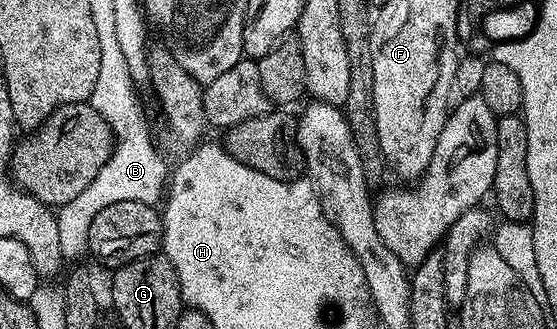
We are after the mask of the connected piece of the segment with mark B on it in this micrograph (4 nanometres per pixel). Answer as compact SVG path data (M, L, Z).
M100 36L101 69L97 74L97 83L88 98L91 107L106 120L112 131L114 146L109 160L102 165L101 171L93 178L88 188L75 196L69 204L58 209L57 230L61 236L61 252L64 259L79 258L88 253L89 227L94 216L104 208L117 203L149 203L156 205L163 196L169 168L157 154L152 144L139 139L139 128L147 124L145 110L135 92L135 80L128 70L126 58L121 52L117 38Z

